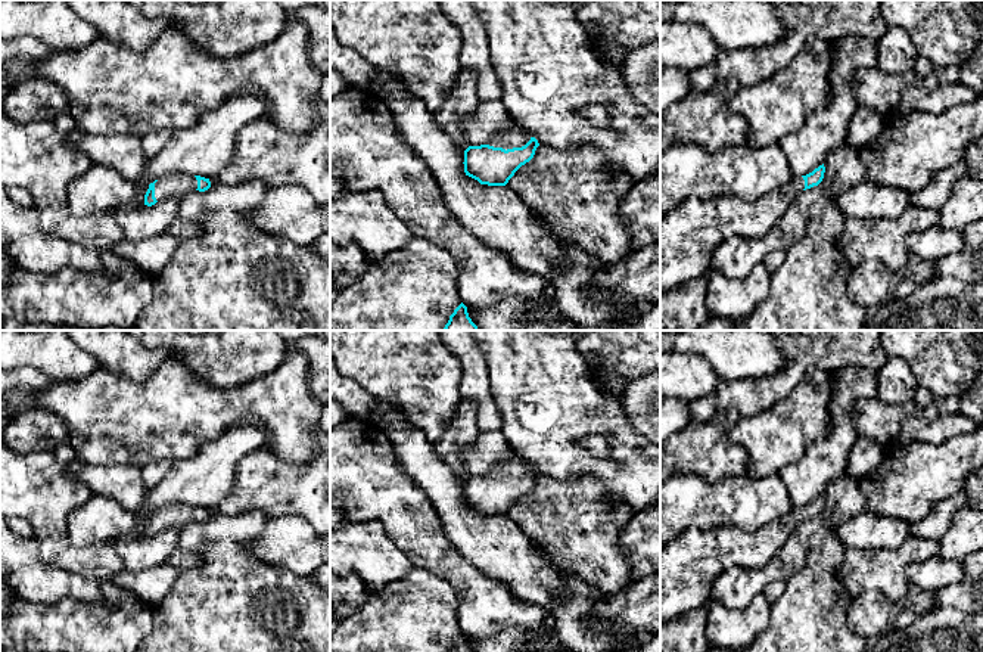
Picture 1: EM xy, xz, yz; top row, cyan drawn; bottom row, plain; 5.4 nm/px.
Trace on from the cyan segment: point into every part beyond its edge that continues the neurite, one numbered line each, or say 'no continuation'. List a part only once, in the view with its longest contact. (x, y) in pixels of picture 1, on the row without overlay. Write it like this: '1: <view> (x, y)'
1: xz (516, 466)

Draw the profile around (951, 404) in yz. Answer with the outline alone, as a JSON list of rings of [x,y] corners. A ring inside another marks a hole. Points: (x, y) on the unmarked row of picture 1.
[[[949,395],[936,404],[937,413],[942,416],[954,415],[959,412],[959,397]]]

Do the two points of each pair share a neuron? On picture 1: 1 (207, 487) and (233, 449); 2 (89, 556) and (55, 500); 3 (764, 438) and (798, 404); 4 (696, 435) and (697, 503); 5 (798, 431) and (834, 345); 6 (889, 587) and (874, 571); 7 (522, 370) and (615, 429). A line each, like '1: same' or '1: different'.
1: same
2: same
3: same
4: different
5: different
6: same
7: same

